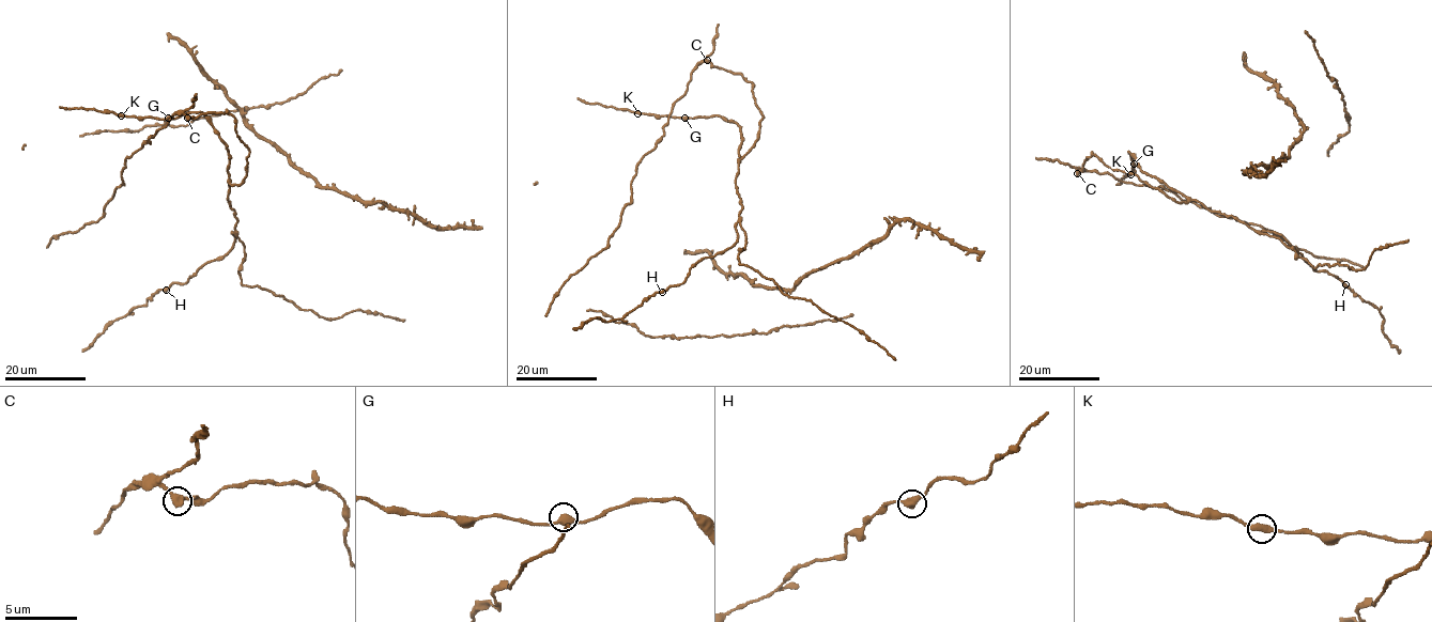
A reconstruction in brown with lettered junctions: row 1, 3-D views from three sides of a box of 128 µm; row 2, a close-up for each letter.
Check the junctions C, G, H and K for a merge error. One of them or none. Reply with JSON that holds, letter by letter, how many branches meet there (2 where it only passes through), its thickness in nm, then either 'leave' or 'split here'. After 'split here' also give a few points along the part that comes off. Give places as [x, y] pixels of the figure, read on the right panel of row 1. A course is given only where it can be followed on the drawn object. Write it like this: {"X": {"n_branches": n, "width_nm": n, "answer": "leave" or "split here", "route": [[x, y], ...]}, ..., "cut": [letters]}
{"C": {"n_branches": 2, "width_nm": 400, "answer": "split here", "route": [[1077, 173], [1080, 169], [1095, 171], [1126, 183], [1161, 186], [1218, 216], [1260, 224], [1311, 254], [1363, 267]]}, "G": {"n_branches": 2, "width_nm": 400, "answer": "leave"}, "H": {"n_branches": 2, "width_nm": 380, "answer": "leave"}, "K": {"n_branches": 2, "width_nm": 380, "answer": "leave"}, "cut": ["C"]}

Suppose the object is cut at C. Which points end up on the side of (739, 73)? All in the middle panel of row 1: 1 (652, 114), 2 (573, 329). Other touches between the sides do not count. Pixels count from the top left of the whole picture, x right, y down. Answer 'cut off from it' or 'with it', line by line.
1: with it
2: with it

